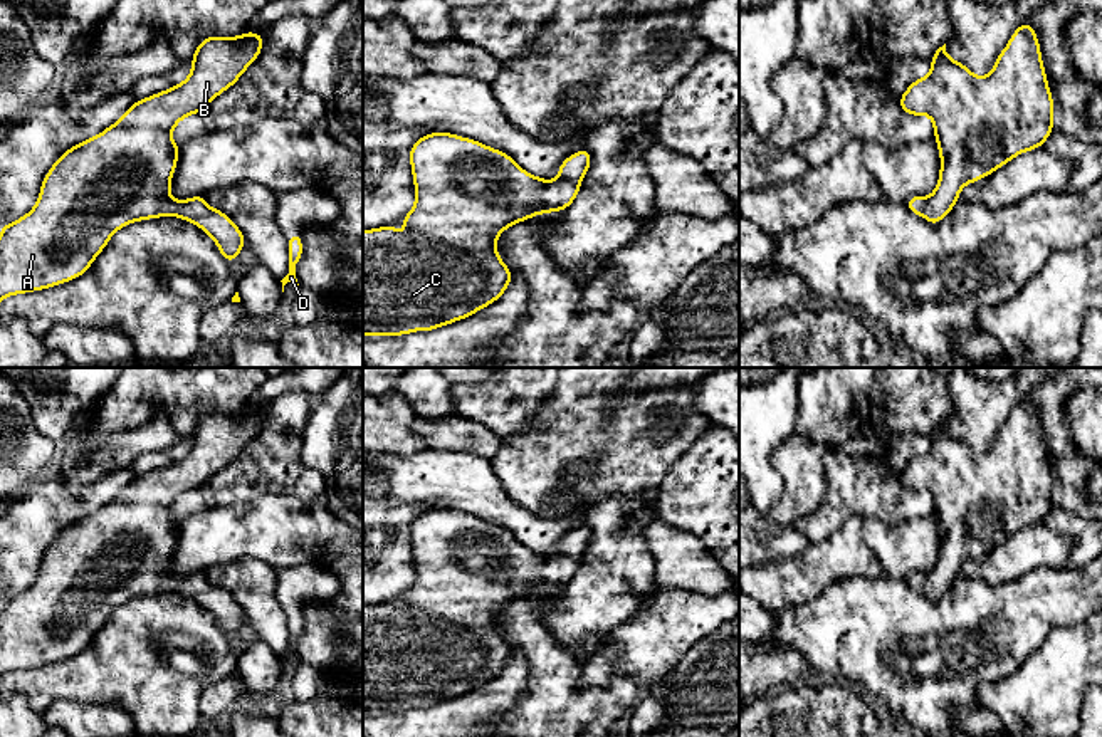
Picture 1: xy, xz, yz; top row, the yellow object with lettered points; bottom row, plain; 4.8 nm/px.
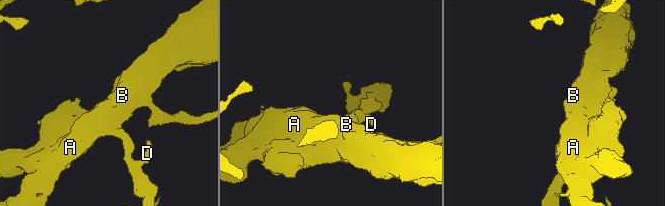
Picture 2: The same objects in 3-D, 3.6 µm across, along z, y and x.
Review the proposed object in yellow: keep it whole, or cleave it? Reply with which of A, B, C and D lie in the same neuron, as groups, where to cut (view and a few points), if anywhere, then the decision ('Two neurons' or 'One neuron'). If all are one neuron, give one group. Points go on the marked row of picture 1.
Groups: A B C D. No split. One neuron

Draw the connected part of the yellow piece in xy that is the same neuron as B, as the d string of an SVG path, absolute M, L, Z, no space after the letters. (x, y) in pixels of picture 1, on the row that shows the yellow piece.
M252 30L239 37L203 39L192 57L192 72L181 84L134 101L113 126L55 159L44 176L35 206L0 227L0 301L81 277L114 232L133 222L168 215L193 222L208 233L227 264L237 260L245 237L228 215L208 206L205 195L181 201L171 198L170 185L181 148L171 141L171 131L183 118L208 109L252 65L262 47L264 35Z

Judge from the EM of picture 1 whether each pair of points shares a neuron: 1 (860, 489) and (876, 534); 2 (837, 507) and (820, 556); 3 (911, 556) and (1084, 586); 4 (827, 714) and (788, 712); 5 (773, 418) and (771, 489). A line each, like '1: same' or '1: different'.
1: different
2: different
3: different
4: same
5: same

